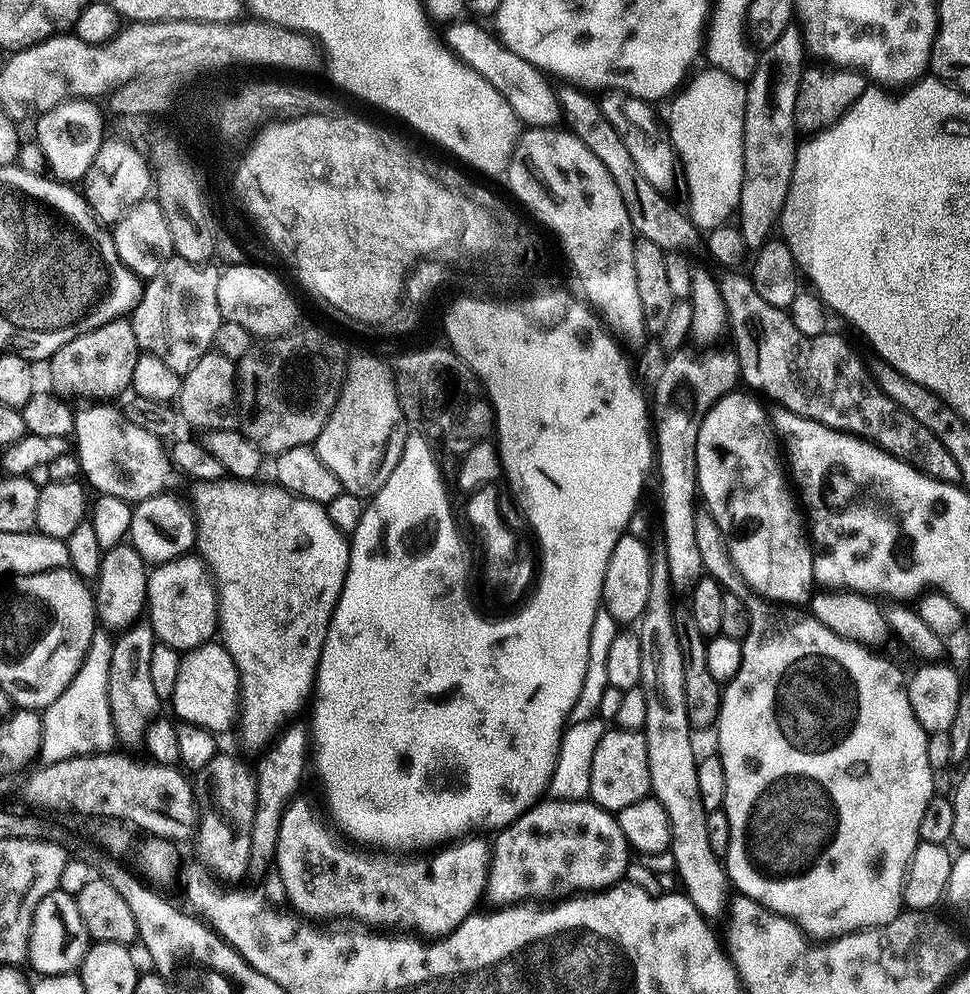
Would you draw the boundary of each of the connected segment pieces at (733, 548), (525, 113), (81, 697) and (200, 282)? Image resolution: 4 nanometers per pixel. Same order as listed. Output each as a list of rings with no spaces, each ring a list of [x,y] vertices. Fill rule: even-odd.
[[[743,391],[727,392],[702,418],[696,451],[698,492],[702,497],[703,507],[713,516],[722,536],[726,538],[729,558],[749,586],[765,600],[785,606],[800,606],[804,599],[804,603],[809,599],[808,587],[813,587],[814,584],[813,550],[806,535],[806,520],[790,487],[790,480],[782,463],[782,448],[778,443],[776,429],[772,427],[769,409],[764,409],[755,395]]]
[[[457,18],[447,25],[448,28],[442,34],[443,43],[448,51],[456,55],[456,59],[462,61],[466,66],[470,66],[477,72],[498,94],[506,98],[506,102],[511,106],[516,114],[517,121],[521,125],[530,128],[547,128],[561,123],[560,101],[557,89],[548,85],[549,77],[541,69],[534,67],[526,58],[514,54],[514,50],[505,48],[500,37],[488,32],[475,19],[464,20]]]
[[[98,630],[90,638],[90,650],[84,665],[60,698],[42,712],[42,737],[38,751],[41,765],[69,760],[75,756],[91,756],[97,752],[110,752],[117,747],[118,735],[112,724],[108,701],[108,675],[112,657],[113,637]]]
[[[179,258],[169,260],[158,275],[143,285],[140,301],[130,313],[134,338],[138,338],[140,349],[147,355],[162,358],[170,370],[181,374],[190,371],[194,362],[198,362],[198,358],[202,358],[215,345],[218,326],[222,322],[218,310],[218,278],[221,269],[212,267],[211,263],[195,264]]]

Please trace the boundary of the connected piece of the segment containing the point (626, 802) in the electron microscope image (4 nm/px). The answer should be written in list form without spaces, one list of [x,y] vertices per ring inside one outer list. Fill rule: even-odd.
[[[605,731],[604,737],[594,750],[593,761],[590,764],[588,792],[593,804],[613,814],[621,812],[626,806],[634,806],[639,800],[649,799],[652,790],[648,744],[644,741],[643,731],[615,731]]]

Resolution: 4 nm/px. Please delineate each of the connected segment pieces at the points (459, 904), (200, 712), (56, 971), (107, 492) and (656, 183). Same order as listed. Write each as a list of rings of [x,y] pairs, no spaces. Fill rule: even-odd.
[[[300,794],[288,803],[278,826],[274,872],[276,868],[280,875],[280,884],[284,887],[289,902],[293,904],[289,905],[306,918],[351,918],[368,926],[405,924],[408,927],[405,929],[415,930],[417,933],[425,932],[420,933],[425,937],[442,937],[453,932],[468,915],[477,911],[479,904],[476,903],[485,899],[493,845],[480,837],[483,835],[468,834],[455,842],[437,847],[433,856],[420,856],[424,854],[397,854],[392,850],[357,846],[329,824],[304,794]]]
[[[209,642],[199,648],[185,651],[178,666],[178,682],[170,707],[177,712],[183,723],[204,728],[211,734],[221,734],[235,725],[240,711],[240,671],[234,666],[223,643]]]
[[[54,891],[38,904],[30,930],[30,946],[27,963],[32,964],[40,976],[67,976],[79,969],[90,947],[86,926],[82,926],[82,914],[78,914],[76,897],[62,891]]]
[[[88,402],[85,405],[85,408],[77,407],[75,409],[76,430],[74,433],[74,441],[76,440],[74,454],[80,460],[83,479],[89,485],[92,483],[97,488],[95,491],[99,495],[122,498],[129,502],[146,496],[161,495],[167,489],[164,487],[167,486],[168,479],[174,476],[171,461],[168,459],[167,453],[162,452],[161,440],[154,434],[142,430],[142,426],[134,426],[134,422],[130,422],[130,418],[126,418],[119,407],[115,408],[115,403]]]
[[[619,90],[609,91],[601,96],[604,97],[599,97],[598,103],[602,114],[606,114],[614,130],[618,130],[622,142],[626,142],[626,150],[630,150],[630,158],[634,158],[638,170],[642,170],[642,178],[646,178],[650,186],[661,190],[668,189],[675,178],[677,181],[678,161],[676,151],[672,149],[672,139],[668,137],[668,129],[652,109],[655,107],[649,101],[639,100],[638,97],[629,96]]]

